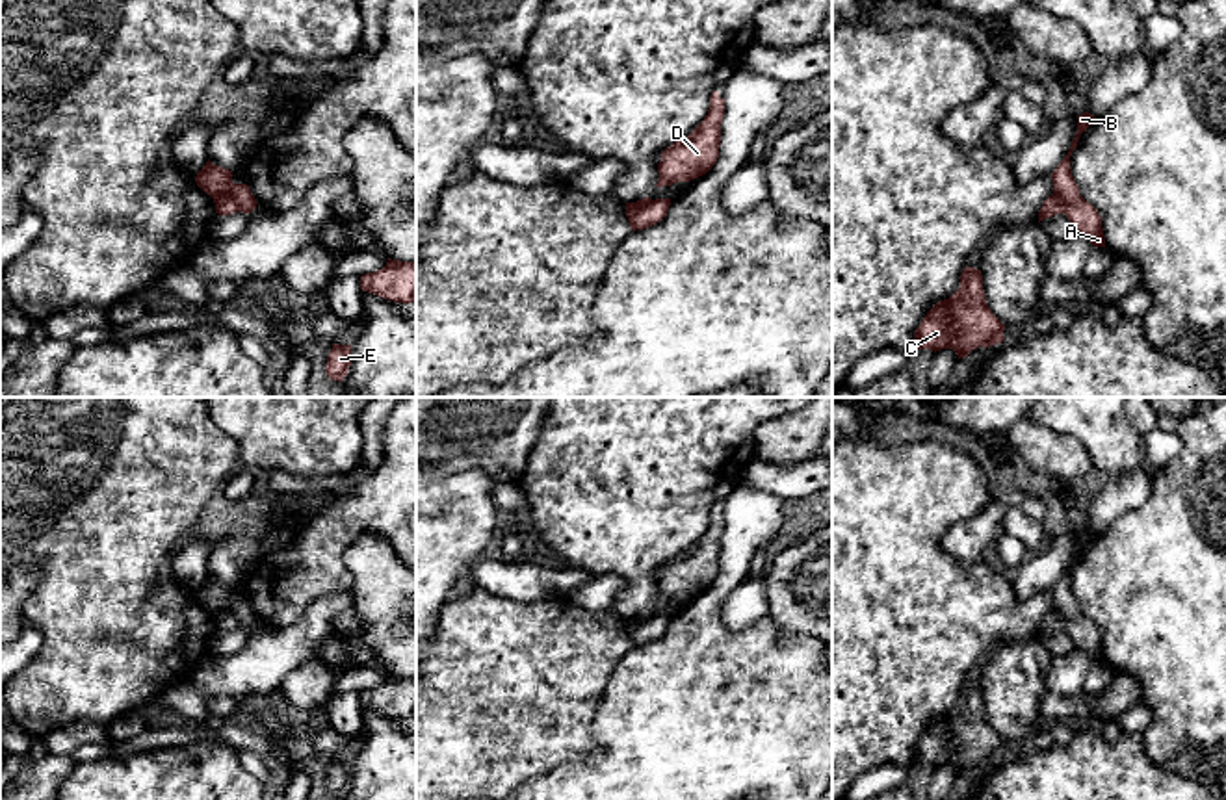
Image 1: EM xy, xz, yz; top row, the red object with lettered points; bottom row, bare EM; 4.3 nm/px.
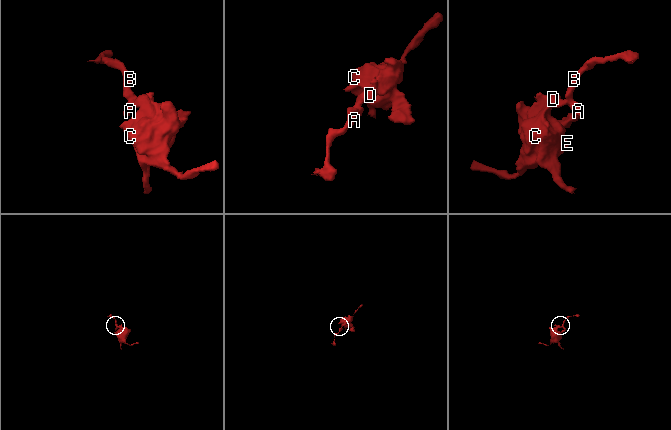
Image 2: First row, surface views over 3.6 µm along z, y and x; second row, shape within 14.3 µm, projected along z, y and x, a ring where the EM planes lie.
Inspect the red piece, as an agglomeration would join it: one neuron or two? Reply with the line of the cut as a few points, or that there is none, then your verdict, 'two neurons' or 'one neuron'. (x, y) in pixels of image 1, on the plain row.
cut xy (214, 615), (231, 613), (240, 626); two neurons

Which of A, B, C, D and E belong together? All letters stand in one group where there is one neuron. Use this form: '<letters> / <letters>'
A B / C D E

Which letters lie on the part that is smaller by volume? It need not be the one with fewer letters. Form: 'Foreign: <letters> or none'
Foreign: A, B

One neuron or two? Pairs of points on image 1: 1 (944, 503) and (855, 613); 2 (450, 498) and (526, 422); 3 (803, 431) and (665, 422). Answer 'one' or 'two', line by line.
1: one
2: two
3: two

